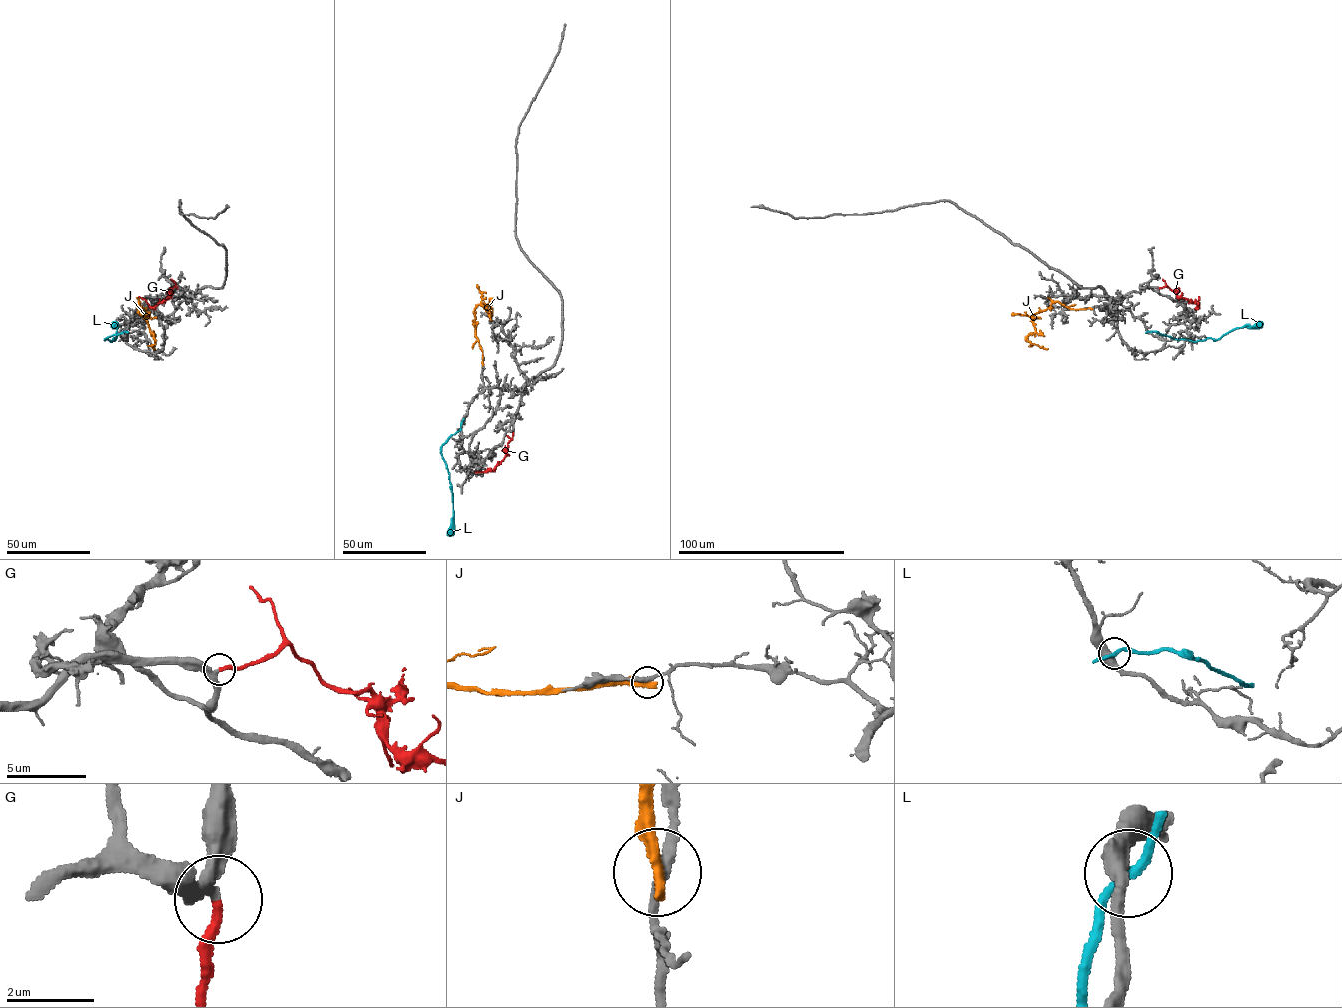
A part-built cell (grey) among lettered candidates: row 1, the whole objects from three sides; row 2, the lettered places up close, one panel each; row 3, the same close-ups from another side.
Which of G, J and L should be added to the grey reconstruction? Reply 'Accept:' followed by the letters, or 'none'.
Accept: G

